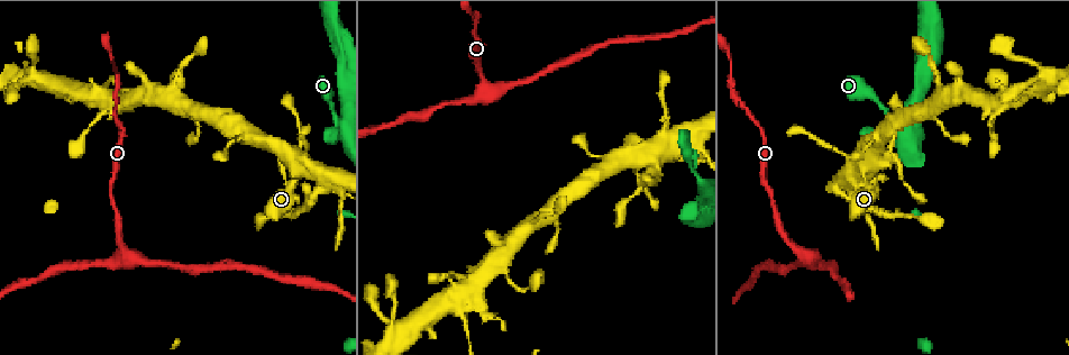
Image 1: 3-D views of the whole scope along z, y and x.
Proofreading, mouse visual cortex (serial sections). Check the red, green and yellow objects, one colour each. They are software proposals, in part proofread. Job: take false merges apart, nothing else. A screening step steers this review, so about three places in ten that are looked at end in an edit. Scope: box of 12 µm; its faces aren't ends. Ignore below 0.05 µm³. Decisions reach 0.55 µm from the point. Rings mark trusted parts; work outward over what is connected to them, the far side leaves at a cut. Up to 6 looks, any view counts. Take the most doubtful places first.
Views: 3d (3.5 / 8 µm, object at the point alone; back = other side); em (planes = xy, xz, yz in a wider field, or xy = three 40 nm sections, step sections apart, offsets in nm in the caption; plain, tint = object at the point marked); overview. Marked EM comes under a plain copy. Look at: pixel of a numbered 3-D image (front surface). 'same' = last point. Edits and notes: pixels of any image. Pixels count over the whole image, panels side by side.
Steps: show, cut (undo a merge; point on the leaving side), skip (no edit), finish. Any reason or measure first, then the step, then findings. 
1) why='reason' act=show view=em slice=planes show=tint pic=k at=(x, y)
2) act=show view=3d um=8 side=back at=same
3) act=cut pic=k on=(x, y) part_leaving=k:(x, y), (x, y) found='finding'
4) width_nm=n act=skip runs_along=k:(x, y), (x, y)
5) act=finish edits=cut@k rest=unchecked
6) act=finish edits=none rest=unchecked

why='side arm on a straight run' act=show view=3d um=3.5 pic=1 at=(808, 256)

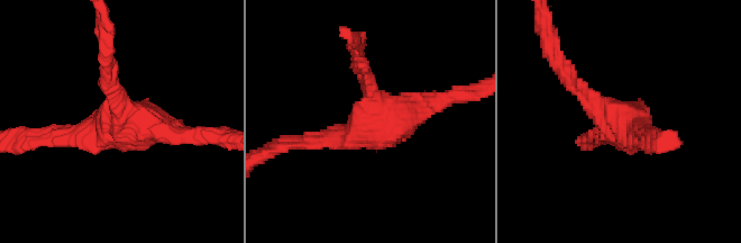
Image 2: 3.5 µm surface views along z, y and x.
arms=3 arm_widths_nm=200,250,300 why='now the EM' act=show view=em slice=xy step=2 show=tint pic=2 at=(616, 119)

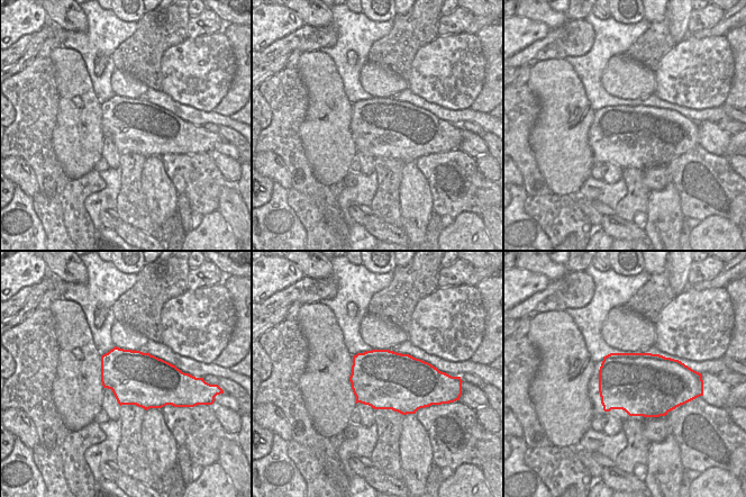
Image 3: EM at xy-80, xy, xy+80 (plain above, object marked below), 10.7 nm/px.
act=skip runs_along=2:(108, 70), (135, 123), (198, 136) found='all the same cell'

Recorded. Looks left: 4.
act=show view=3d um=3.5 pic=1 at=(337, 127)

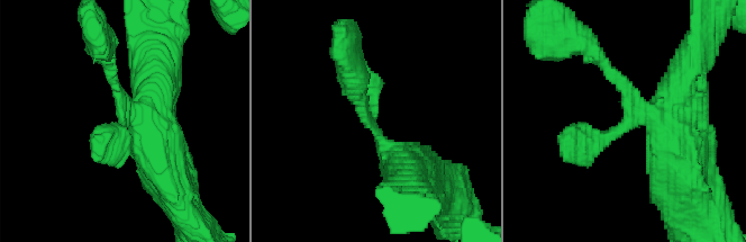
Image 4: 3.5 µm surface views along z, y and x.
act=show view=em slice=xy step=5 show=tint pic=4 at=(627, 124)

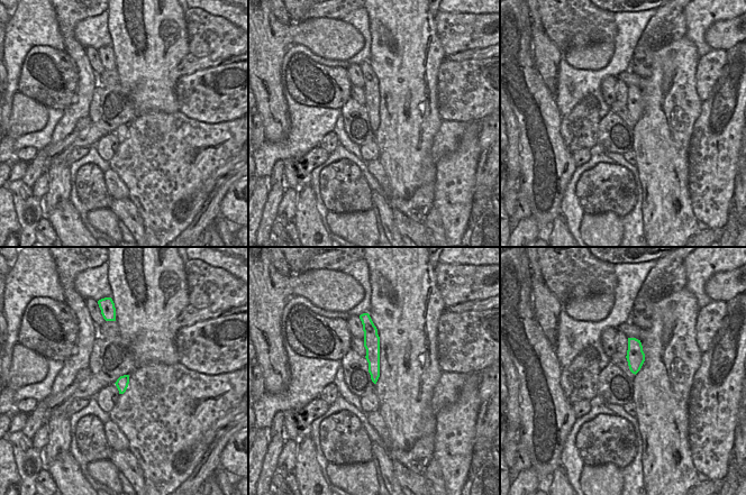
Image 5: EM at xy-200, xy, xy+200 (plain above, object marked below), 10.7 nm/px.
arm_widths_nm=200,300,400 act=skip runs_along=5:(367, 324), (372, 344), (374, 378) found='one cell here'

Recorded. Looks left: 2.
why='small branch off a trunk' act=show view=3d um=3.5 pic=1 at=(328, 186)

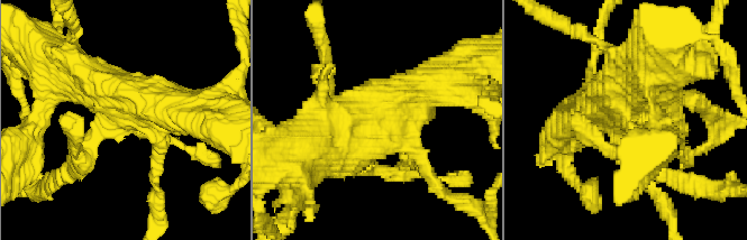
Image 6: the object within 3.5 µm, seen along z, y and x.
act=show view=em slice=xy step=3 show=tint pic=6 at=(638, 115)

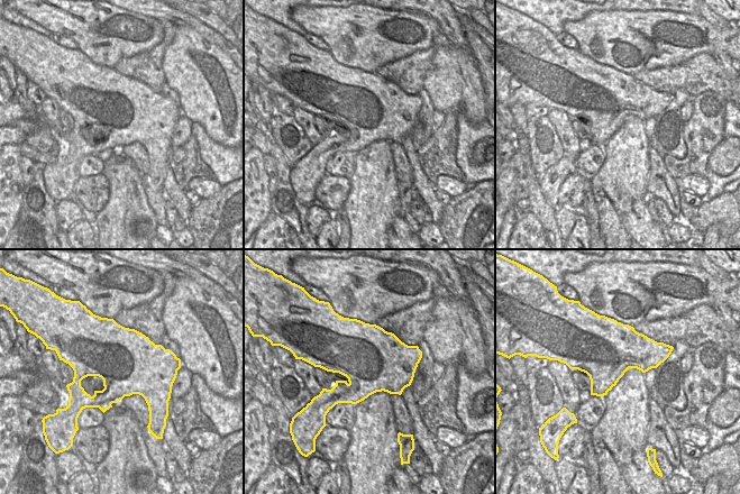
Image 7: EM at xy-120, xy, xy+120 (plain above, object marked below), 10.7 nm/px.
act=skip runs_along=6:(57, 82), (82, 75), (120, 102), (79, 154) found='continuous, no second cell'

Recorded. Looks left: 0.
act=finish edits=none rest=unchecked

